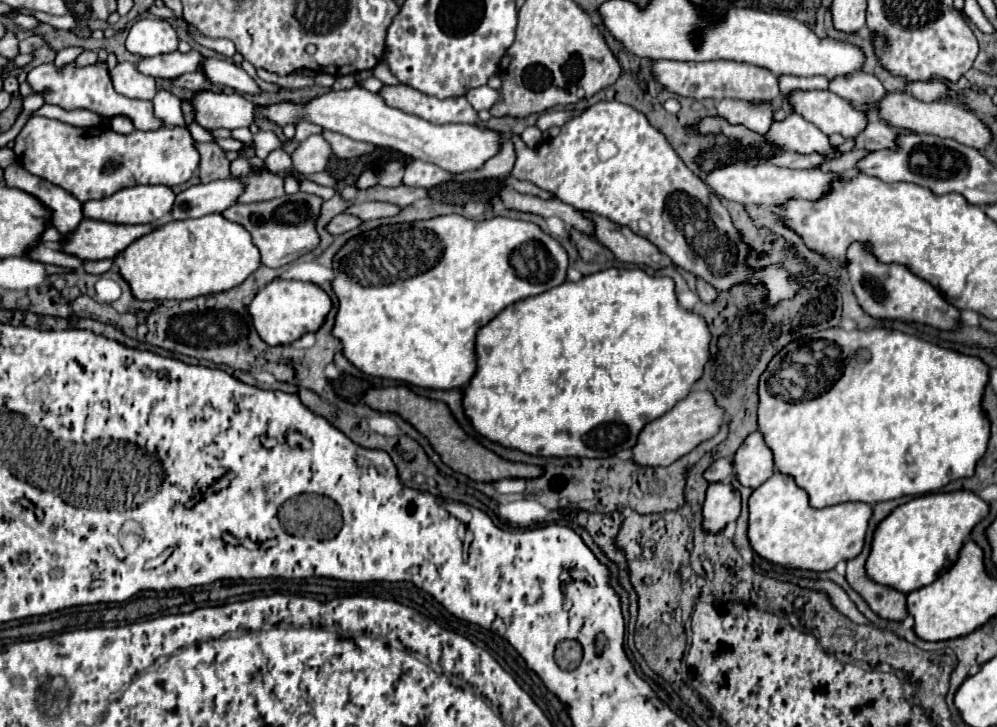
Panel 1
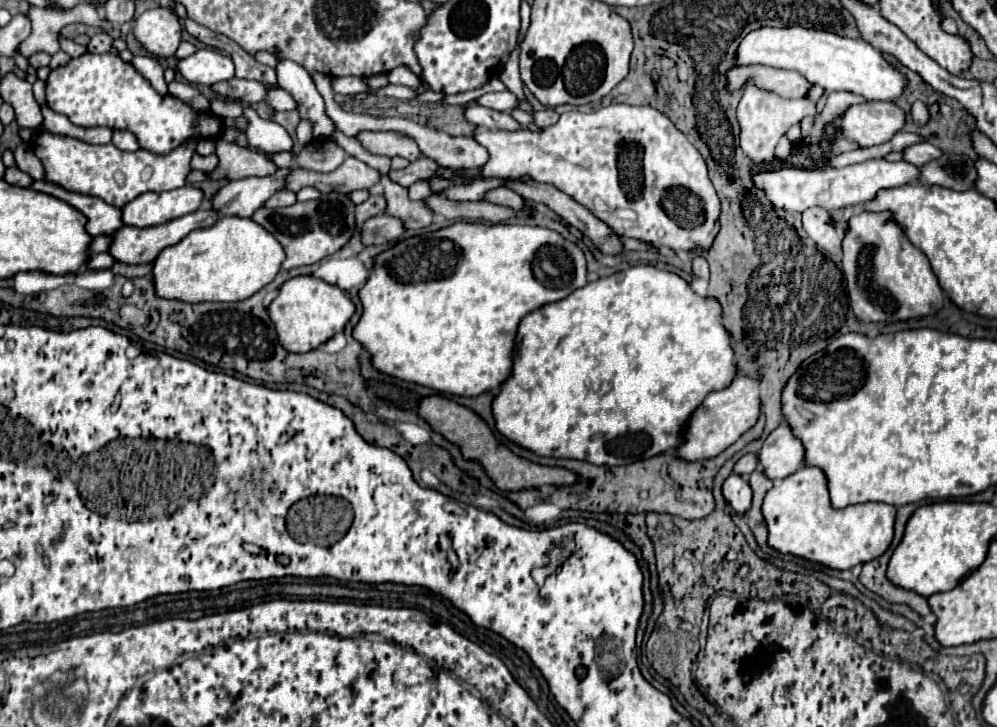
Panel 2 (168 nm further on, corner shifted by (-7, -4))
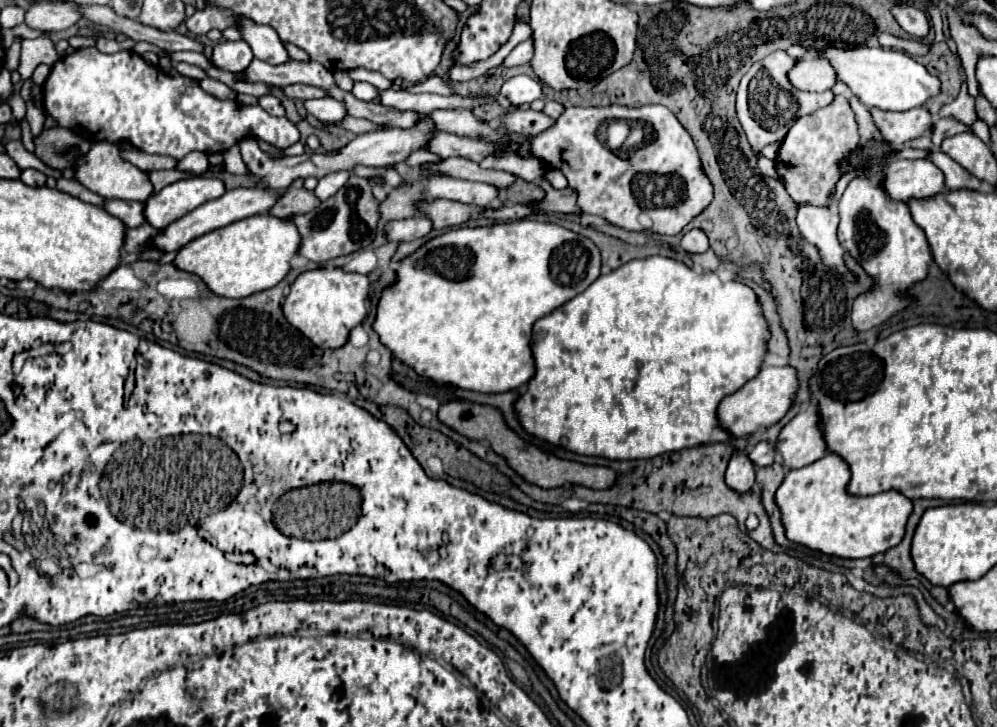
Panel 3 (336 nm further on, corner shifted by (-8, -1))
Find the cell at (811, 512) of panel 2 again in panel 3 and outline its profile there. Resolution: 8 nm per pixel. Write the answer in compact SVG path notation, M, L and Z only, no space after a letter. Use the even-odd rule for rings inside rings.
M826 453L812 465L786 473L774 497L776 505L780 507L786 539L842 559L874 557L898 545L904 537L904 527L912 513L912 501L898 491L854 497L846 493L848 481L848 465L834 453Z

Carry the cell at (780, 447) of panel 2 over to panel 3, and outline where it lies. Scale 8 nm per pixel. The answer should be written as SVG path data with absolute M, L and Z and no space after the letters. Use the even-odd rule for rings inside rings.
M814 401L806 411L798 413L782 427L776 441L776 453L788 469L806 467L828 453L818 429L818 407Z

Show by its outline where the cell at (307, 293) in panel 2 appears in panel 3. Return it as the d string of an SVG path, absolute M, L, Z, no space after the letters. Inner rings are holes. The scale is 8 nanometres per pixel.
M338 267L304 271L290 285L290 293L282 303L282 313L292 327L304 333L320 349L342 347L348 339L352 327L360 325L366 317L366 297L368 297L368 275L344 273Z

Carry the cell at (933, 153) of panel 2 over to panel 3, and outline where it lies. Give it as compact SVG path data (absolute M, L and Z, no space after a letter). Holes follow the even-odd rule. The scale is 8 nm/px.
M934 149L928 153L928 159L944 173L944 181L948 189L980 189L980 181L970 175L962 165L952 161L944 151Z

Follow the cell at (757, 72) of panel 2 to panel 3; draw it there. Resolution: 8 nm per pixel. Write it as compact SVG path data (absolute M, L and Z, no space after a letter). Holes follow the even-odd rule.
M818 57L800 59L788 71L788 79L800 91L826 91L826 89L832 89L836 83L836 75L834 75L834 69L830 67L830 63L826 59L818 59Z

